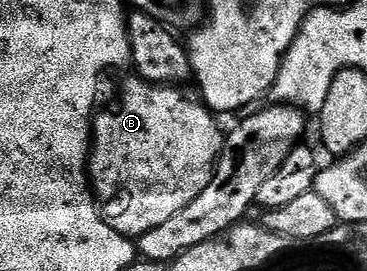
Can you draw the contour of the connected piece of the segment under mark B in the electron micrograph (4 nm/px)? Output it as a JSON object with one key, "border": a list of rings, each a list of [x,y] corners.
{"border":[[[137,76],[129,77],[123,80],[122,87],[118,90],[118,99],[107,110],[99,109],[92,119],[90,157],[88,159],[88,182],[92,187],[92,193],[95,199],[100,203],[102,217],[105,218],[106,223],[126,238],[137,240],[141,238],[144,232],[152,232],[156,228],[160,228],[160,224],[165,224],[167,220],[172,220],[172,216],[176,216],[176,212],[180,212],[180,208],[188,208],[188,204],[192,204],[192,200],[196,200],[200,196],[200,192],[204,192],[204,188],[208,188],[208,184],[214,175],[214,168],[218,156],[222,153],[224,130],[218,127],[219,119],[215,117],[210,107],[199,101],[197,97],[194,97],[195,99],[189,98],[182,91],[185,89],[179,88],[174,84],[145,82],[143,78]]]}

